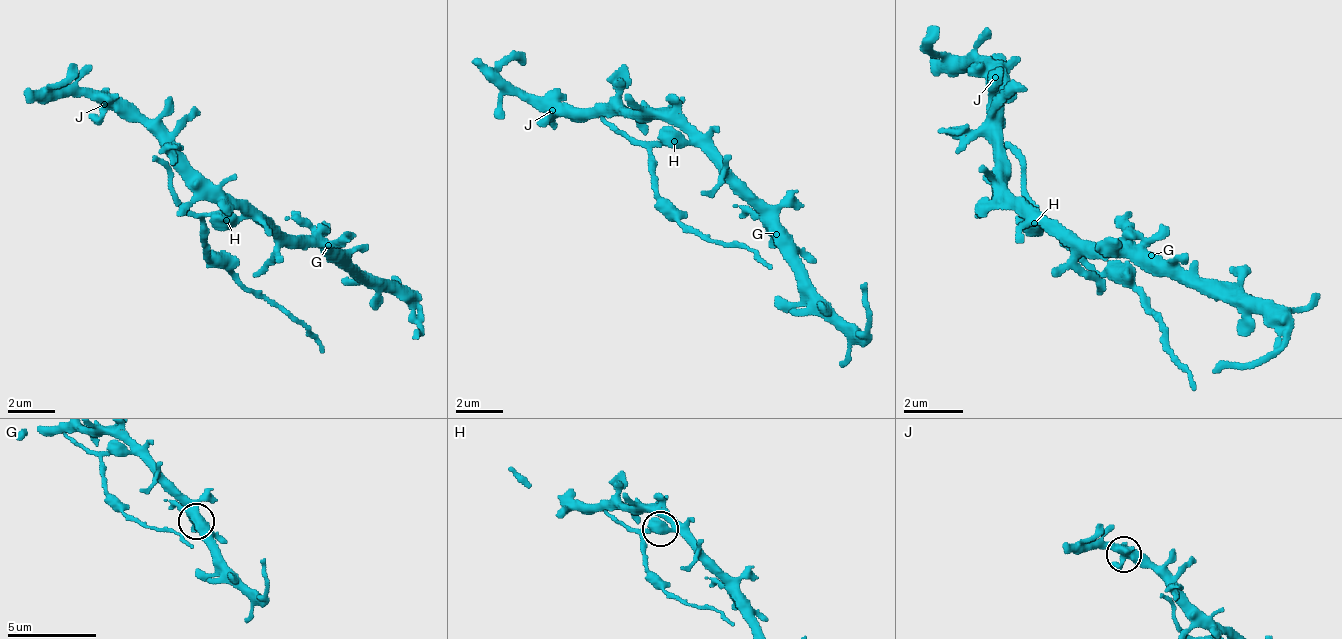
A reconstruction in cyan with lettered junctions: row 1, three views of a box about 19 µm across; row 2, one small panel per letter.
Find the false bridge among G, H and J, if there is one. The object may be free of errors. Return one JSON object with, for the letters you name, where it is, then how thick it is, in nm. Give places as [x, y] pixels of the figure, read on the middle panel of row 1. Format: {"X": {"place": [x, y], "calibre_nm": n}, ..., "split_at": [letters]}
{"H": {"place": [674, 141], "calibre_nm": 500}, "split_at": ["H"]}

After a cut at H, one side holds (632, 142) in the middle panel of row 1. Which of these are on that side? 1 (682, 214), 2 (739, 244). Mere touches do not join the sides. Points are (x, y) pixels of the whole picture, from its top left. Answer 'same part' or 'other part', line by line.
1: same part
2: same part

